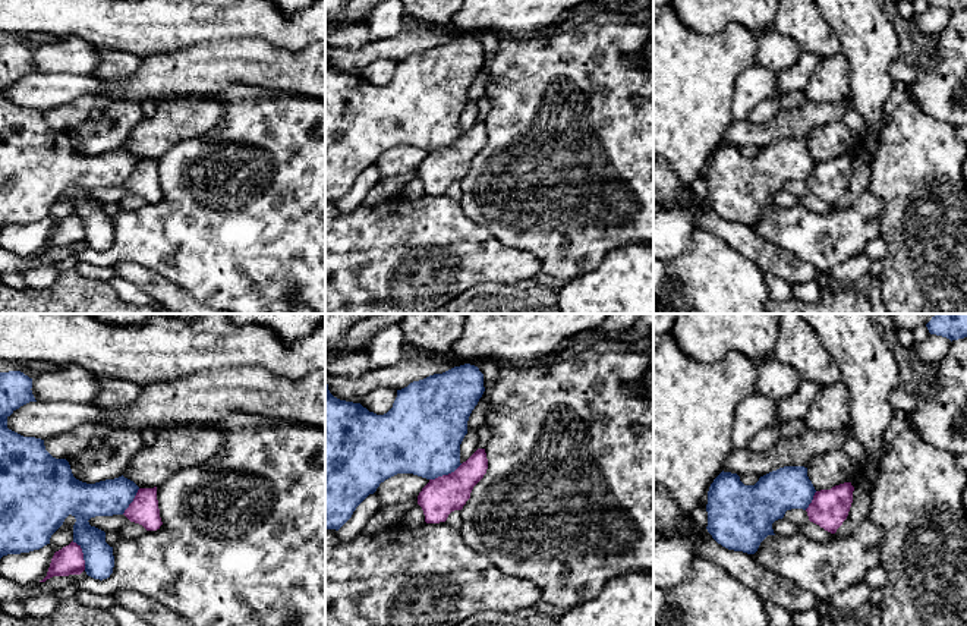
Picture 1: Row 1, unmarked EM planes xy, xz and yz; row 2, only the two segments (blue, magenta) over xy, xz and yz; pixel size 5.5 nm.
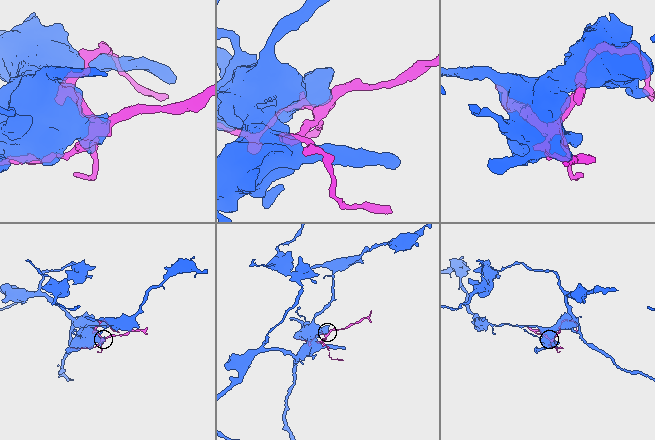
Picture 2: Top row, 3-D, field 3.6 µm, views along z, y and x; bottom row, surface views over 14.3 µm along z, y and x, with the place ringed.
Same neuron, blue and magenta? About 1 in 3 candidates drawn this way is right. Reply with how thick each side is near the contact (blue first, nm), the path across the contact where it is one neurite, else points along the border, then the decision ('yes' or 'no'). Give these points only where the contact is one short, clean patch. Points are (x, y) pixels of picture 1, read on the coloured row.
calibres 420 and 200 nm; no

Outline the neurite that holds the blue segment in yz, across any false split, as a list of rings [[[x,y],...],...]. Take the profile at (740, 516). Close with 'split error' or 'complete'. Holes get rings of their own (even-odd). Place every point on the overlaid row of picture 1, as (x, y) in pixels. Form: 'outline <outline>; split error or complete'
outline [[[784,466],[759,478],[755,485],[744,485],[737,474],[721,472],[708,491],[708,532],[722,547],[755,554],[768,535],[775,535],[772,523],[787,510],[806,510],[816,490],[804,466]]]; complete

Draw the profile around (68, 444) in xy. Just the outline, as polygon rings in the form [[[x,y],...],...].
[[[84,424],[67,432],[44,440],[44,446],[53,457],[69,460],[89,447],[95,437],[104,440],[111,431],[114,431],[114,428],[105,424]]]

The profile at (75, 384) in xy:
[[[57,367],[32,380],[37,402],[92,403],[100,391],[100,377],[81,367]]]

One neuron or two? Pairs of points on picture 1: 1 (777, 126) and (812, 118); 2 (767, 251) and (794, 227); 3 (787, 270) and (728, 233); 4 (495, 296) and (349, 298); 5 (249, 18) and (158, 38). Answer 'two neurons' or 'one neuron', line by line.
1: one neuron
2: two neurons
3: one neuron
4: two neurons
5: one neuron

